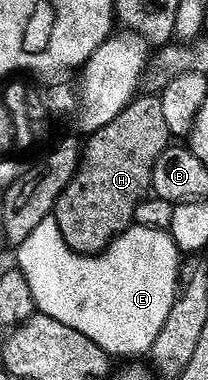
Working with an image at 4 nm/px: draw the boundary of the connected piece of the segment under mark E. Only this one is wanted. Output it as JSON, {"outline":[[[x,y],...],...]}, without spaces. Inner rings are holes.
{"outline":[[[49,216],[33,227],[29,239],[17,246],[17,253],[17,267],[22,270],[29,289],[33,291],[36,310],[57,319],[57,323],[65,323],[65,327],[73,327],[73,331],[81,331],[81,335],[93,339],[97,347],[115,359],[135,359],[138,353],[146,354],[150,350],[177,296],[181,254],[170,232],[165,229],[133,223],[122,235],[114,237],[103,252],[76,253],[68,247],[54,216]]]}

